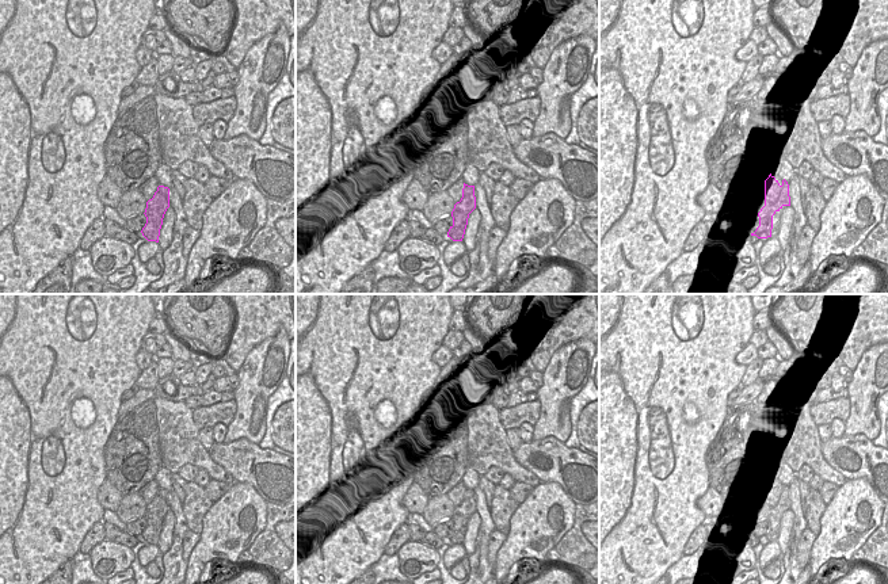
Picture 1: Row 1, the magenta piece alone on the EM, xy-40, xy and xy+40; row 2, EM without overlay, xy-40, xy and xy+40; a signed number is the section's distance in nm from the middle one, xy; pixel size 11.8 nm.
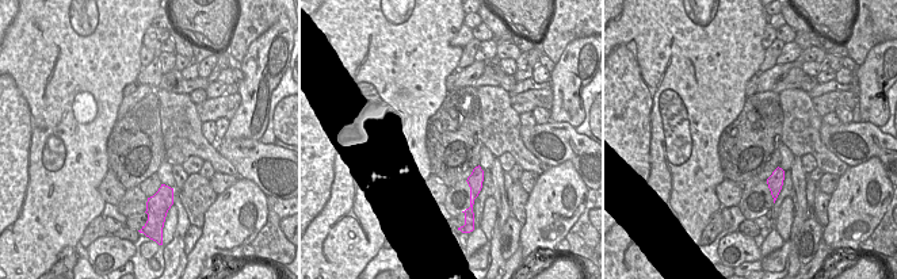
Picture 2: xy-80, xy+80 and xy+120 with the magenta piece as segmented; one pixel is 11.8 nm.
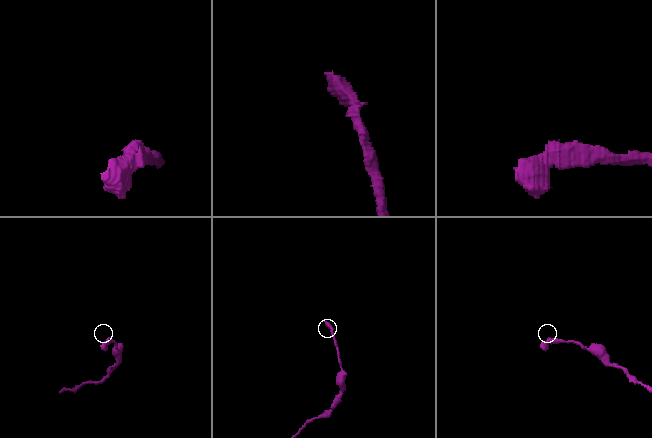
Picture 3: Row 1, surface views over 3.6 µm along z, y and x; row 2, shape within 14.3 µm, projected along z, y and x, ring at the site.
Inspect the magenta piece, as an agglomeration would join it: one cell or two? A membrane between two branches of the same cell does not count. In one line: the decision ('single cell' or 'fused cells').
fused cells

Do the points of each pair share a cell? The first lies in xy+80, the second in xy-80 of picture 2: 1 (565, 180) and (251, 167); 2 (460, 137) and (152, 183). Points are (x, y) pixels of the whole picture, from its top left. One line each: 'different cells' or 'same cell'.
1: different cells
2: different cells

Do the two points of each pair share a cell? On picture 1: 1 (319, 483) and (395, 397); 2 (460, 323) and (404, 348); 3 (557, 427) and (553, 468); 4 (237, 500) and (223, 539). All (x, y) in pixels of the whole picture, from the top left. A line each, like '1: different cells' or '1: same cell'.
1: same cell
2: different cells
3: different cells
4: same cell

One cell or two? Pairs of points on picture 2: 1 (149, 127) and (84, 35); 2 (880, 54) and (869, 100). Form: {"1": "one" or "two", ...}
{"1": "two", "2": "one"}

